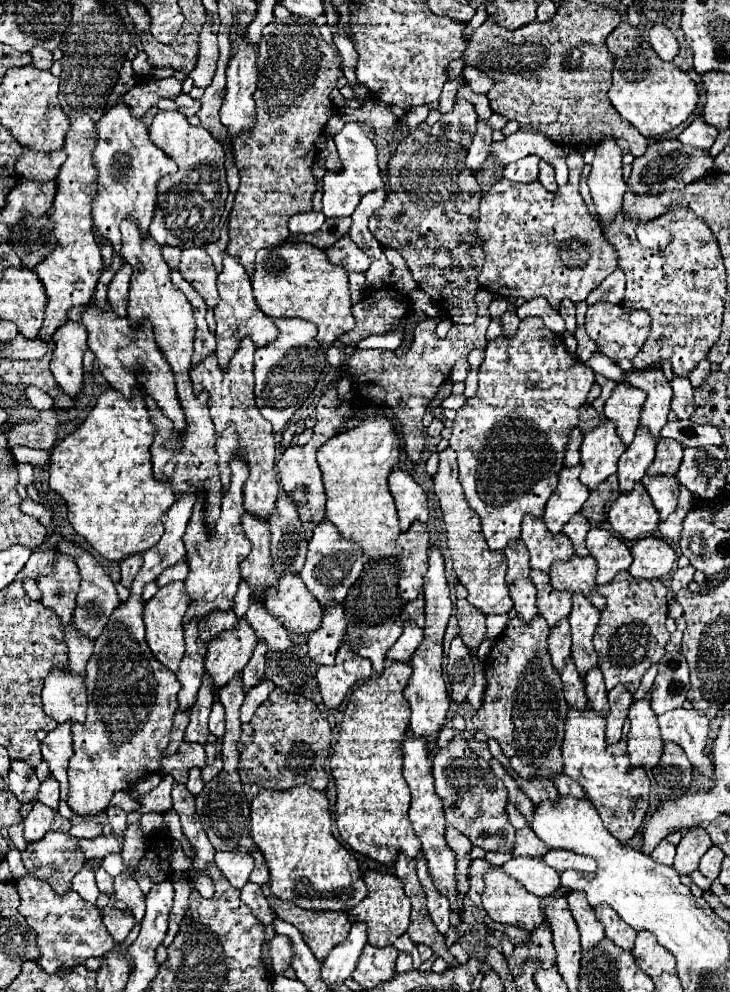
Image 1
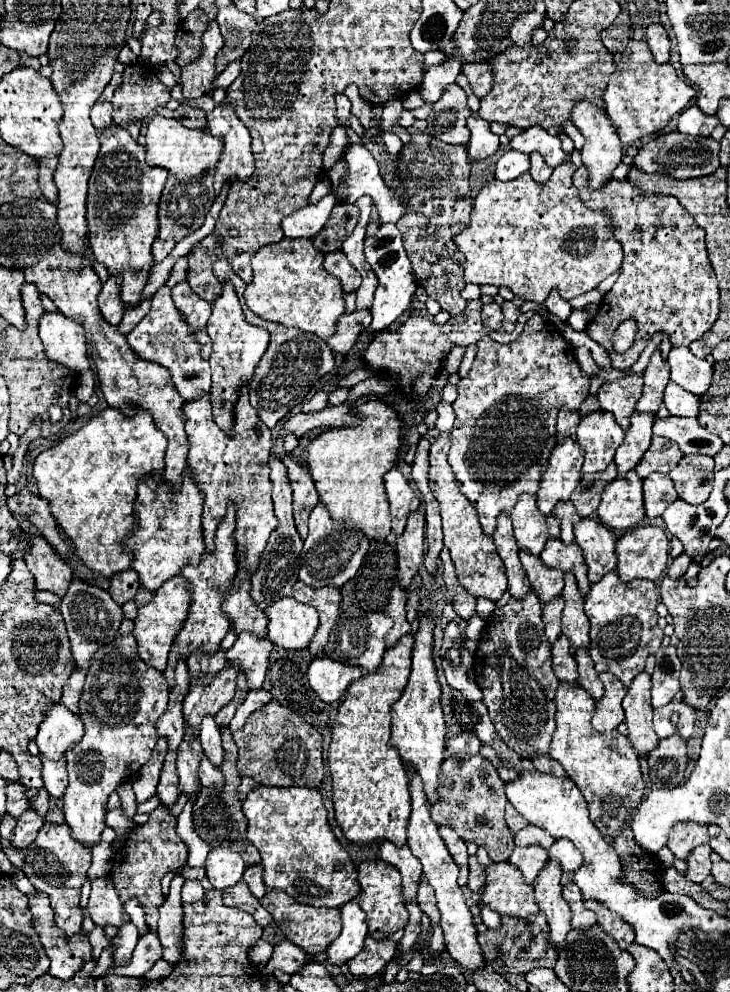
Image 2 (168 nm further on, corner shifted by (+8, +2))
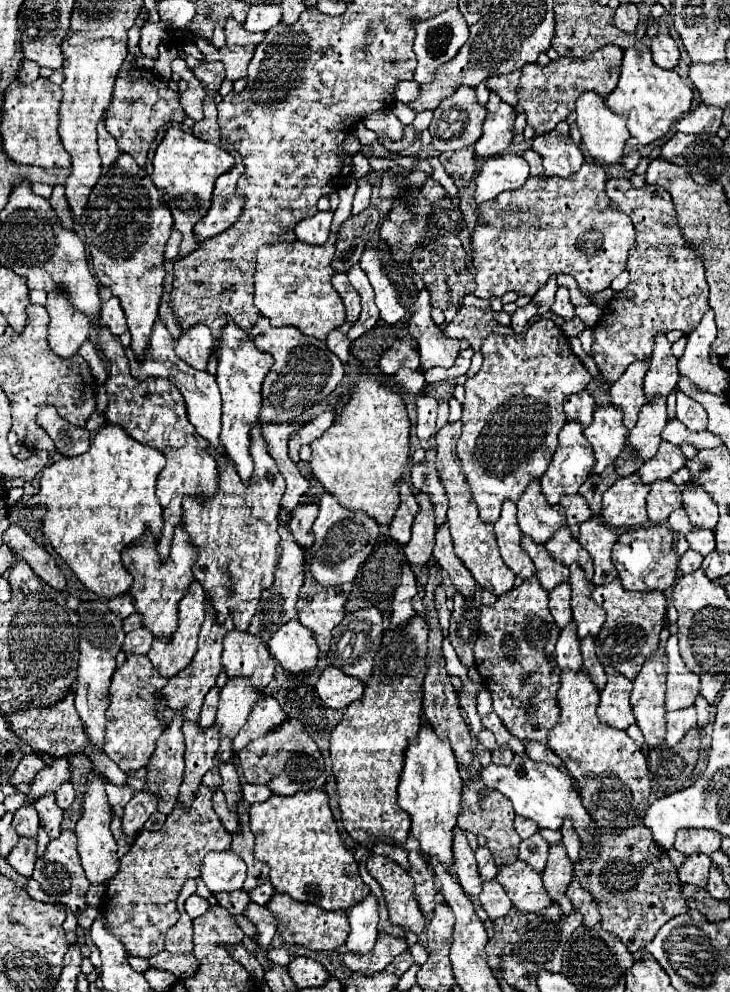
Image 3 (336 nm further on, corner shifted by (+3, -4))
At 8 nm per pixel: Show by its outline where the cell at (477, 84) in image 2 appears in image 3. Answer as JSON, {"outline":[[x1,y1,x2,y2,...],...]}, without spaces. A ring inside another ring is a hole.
{"outline":[[521,70,517,72,509,72,509,76,493,76,493,80,485,80,489,92,497,94,505,104,515,104,517,102,517,96,515,96,515,88,519,84,519,76,521,76]]}

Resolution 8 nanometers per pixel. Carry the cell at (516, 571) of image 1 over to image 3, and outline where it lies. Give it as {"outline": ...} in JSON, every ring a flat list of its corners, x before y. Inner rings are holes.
{"outline":[[507,500,503,504,501,516,495,522,495,536,499,544,499,552,503,562,521,578,529,580,535,574,533,562,529,560,527,552,521,548,521,530,517,526,517,510,515,502]]}

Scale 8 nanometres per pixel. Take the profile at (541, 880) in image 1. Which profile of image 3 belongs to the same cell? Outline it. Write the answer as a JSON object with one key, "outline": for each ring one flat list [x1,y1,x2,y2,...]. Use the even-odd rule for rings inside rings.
{"outline":[[533,834,531,838,527,838,527,840,521,842,519,858,523,862,527,862,531,868,535,868,535,872,543,872,545,870,547,854,549,854,549,846,541,838,541,834]]}

